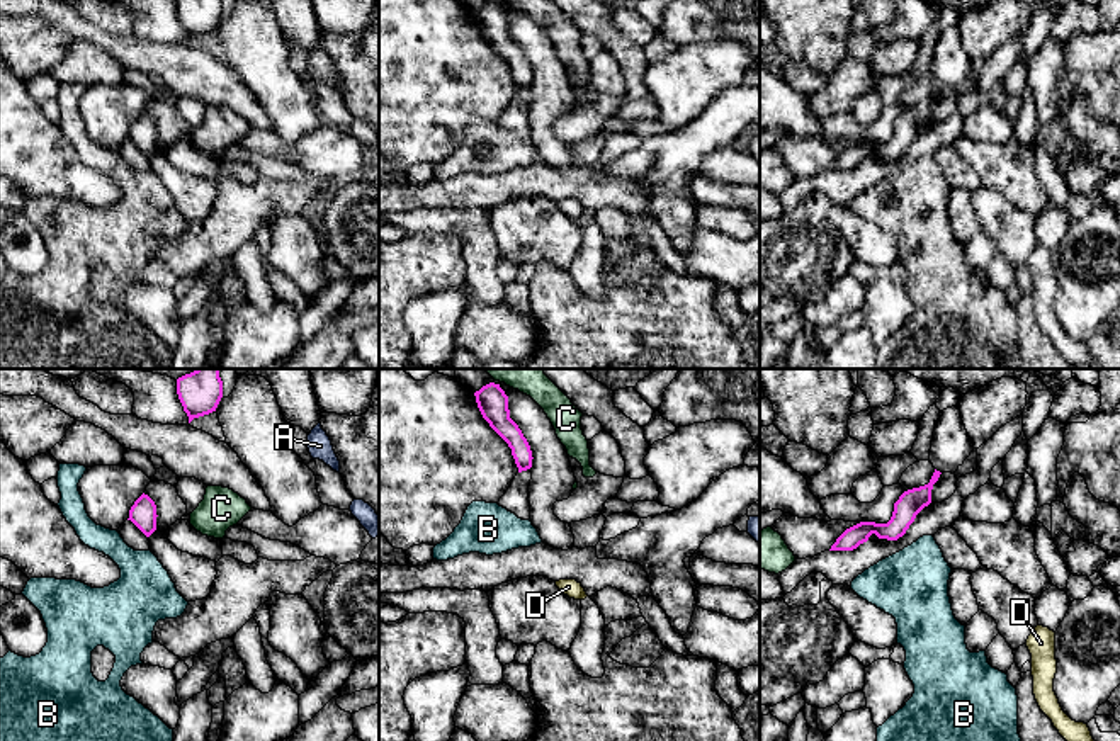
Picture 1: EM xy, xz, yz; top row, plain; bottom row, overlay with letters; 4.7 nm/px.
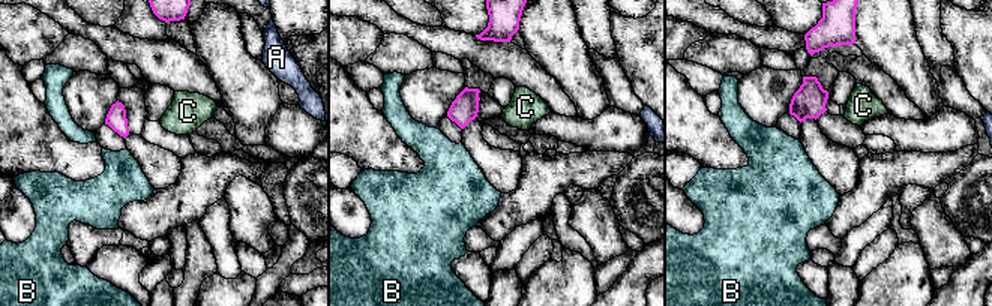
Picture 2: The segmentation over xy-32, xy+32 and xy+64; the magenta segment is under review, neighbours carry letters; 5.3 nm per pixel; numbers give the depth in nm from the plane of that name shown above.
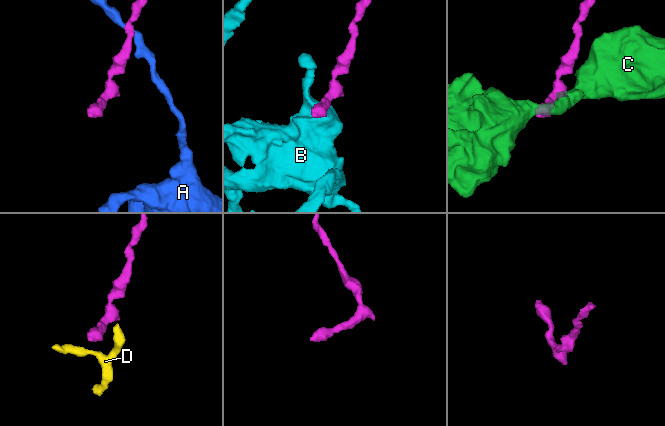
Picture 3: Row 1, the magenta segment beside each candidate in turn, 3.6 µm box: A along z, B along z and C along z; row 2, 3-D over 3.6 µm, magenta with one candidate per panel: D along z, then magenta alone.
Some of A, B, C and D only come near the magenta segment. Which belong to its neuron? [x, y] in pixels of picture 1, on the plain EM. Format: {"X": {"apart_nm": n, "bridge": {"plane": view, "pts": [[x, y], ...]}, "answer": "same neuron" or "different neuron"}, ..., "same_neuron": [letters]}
{"A": {"apart_nm": 440, "bridge": {"plane": "xy", "pts": [[221, 16], [308, 55]]}, "answer": "different neuron"}, "B": {"apart_nm": 60, "bridge": {"plane": "yz", "pts": [[896, 158], [905, 167]]}, "answer": "different neuron"}, "C": {"apart_nm": 20, "bridge": {"plane": "xz", "pts": [[498, 4], [500, 0]]}, "answer": "different neuron"}, "D": {"apart_nm": 550, "bridge": {"plane": "xz", "pts": [[520, 90], [560, 199]]}, "answer": "same neuron"}, "same_neuron": ["D"]}

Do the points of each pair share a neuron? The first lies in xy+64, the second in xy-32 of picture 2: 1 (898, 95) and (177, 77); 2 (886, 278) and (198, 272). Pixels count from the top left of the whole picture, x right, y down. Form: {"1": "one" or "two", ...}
{"1": "one", "2": "two"}

